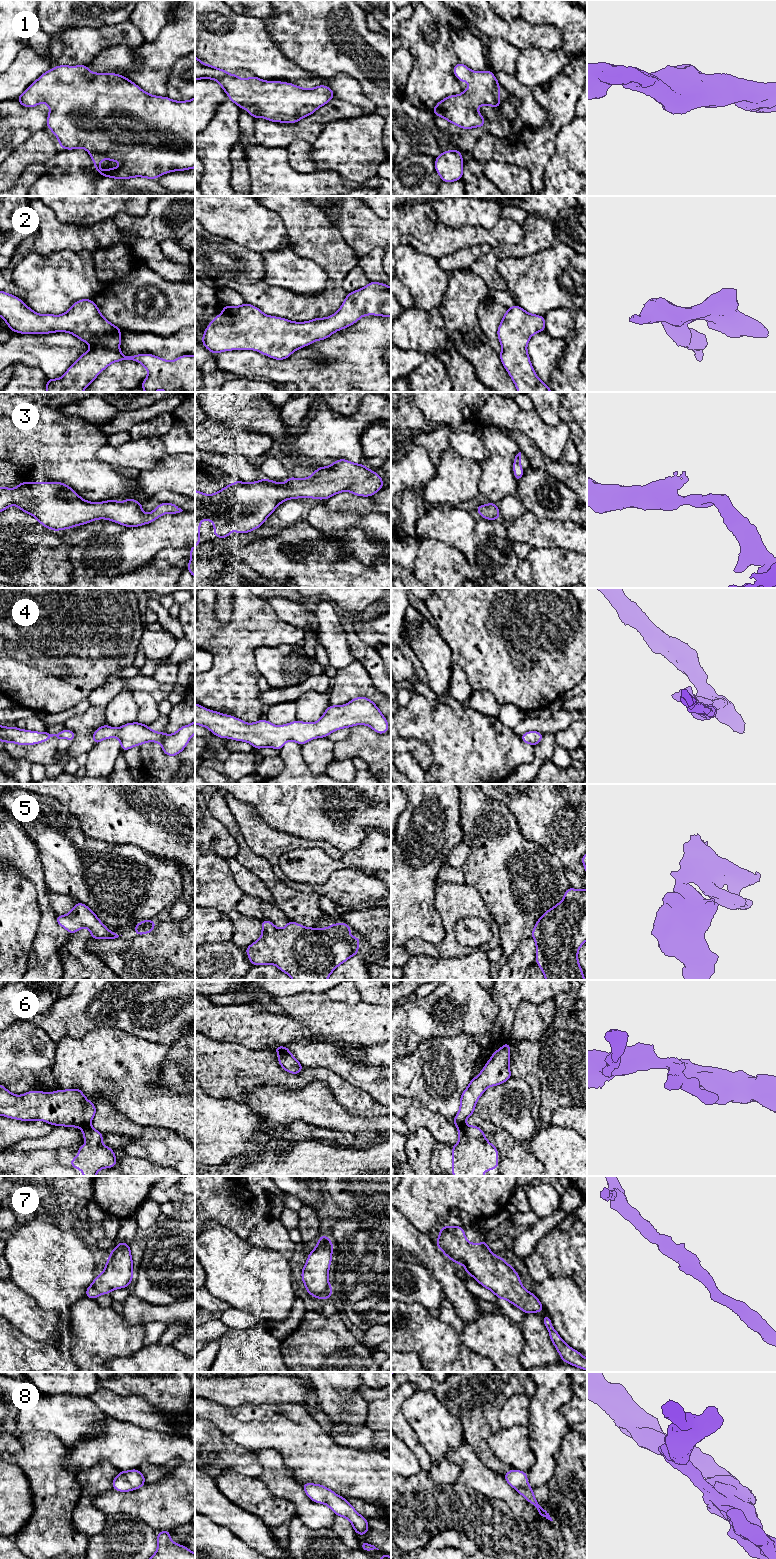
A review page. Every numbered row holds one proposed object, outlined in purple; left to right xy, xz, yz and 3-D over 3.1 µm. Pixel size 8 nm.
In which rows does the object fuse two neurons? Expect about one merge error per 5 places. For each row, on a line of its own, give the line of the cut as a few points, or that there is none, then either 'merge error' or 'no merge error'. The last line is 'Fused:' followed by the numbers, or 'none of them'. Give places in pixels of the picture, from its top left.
1: no cut | no merge error
2: no cut | no merge error
3: no cut | no merge error
4: no cut | no merge error
5: no cut | no merge error
6: xy (89, 1125), (82, 1128) | merge error
7: no cut | no merge error
8: no cut | no merge error
Fused: 6

